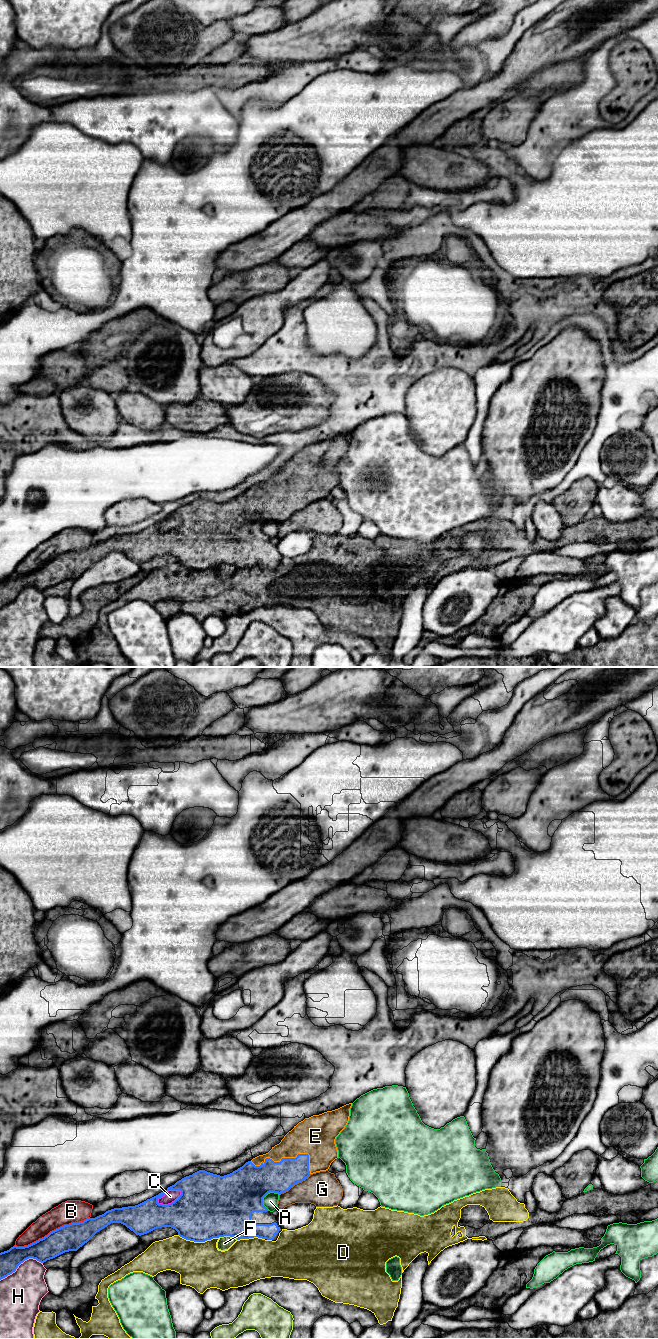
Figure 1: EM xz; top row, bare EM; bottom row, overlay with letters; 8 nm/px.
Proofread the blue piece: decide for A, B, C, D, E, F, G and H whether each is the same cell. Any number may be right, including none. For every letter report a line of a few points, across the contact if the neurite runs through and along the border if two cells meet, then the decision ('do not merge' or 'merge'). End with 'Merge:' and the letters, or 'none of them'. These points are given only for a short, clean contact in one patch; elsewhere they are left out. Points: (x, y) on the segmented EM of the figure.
A: do not merge
B: do not merge
C: do not merge
D: do not merge
E: merge
F: line xz (220, 1236), (233, 1236), (237, 1239); do not merge
G: do not merge
H: do not merge
Merge: E

